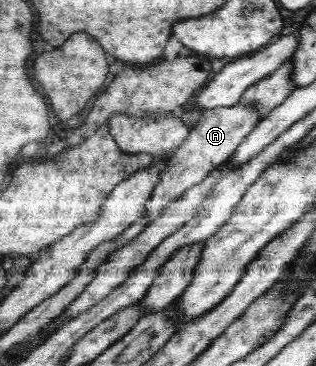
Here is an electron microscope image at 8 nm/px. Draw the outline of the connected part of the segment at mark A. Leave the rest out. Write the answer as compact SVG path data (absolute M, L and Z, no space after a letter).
M234 105L231 107L215 108L201 115L199 122L191 129L185 142L174 152L169 164L160 174L160 179L153 187L152 198L145 203L144 216L149 223L153 222L169 202L177 200L185 190L203 182L212 170L226 162L244 142L244 138L261 122L261 110L255 105Z

